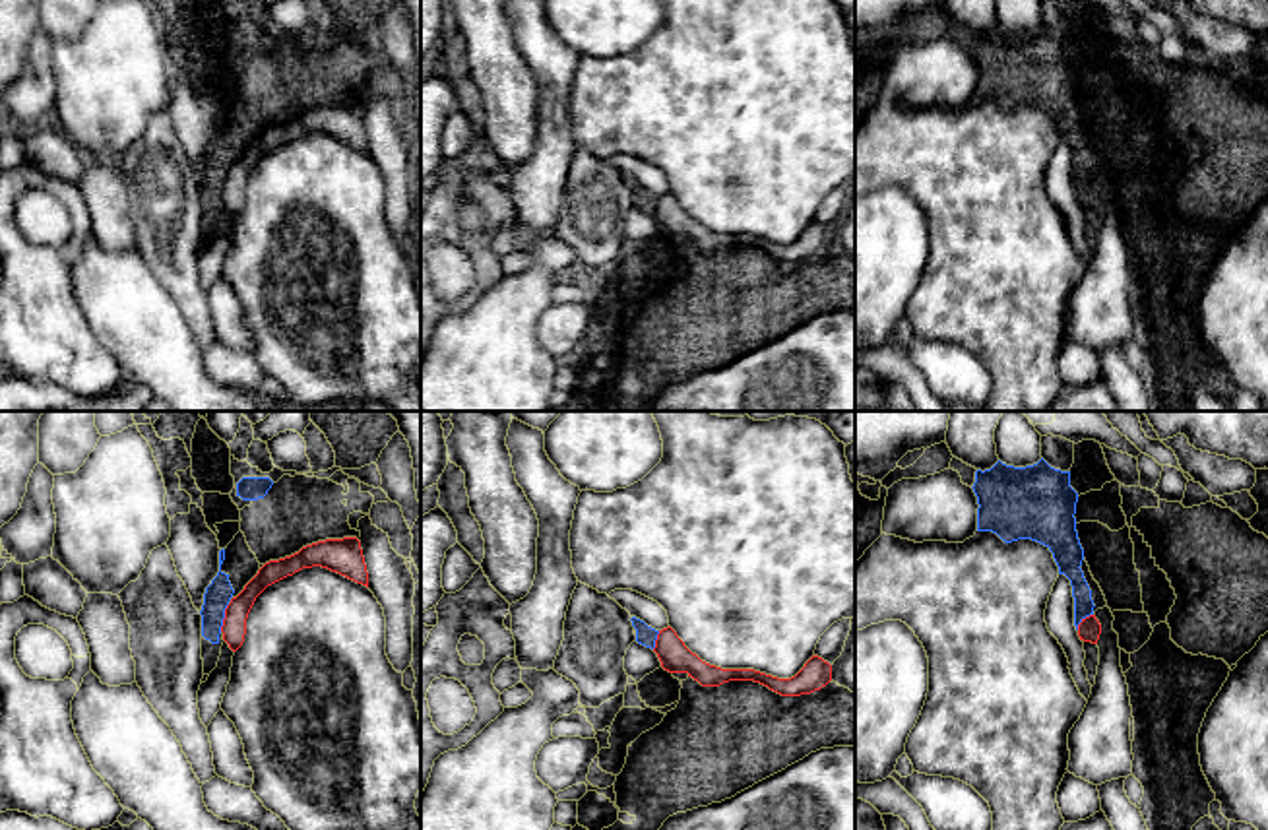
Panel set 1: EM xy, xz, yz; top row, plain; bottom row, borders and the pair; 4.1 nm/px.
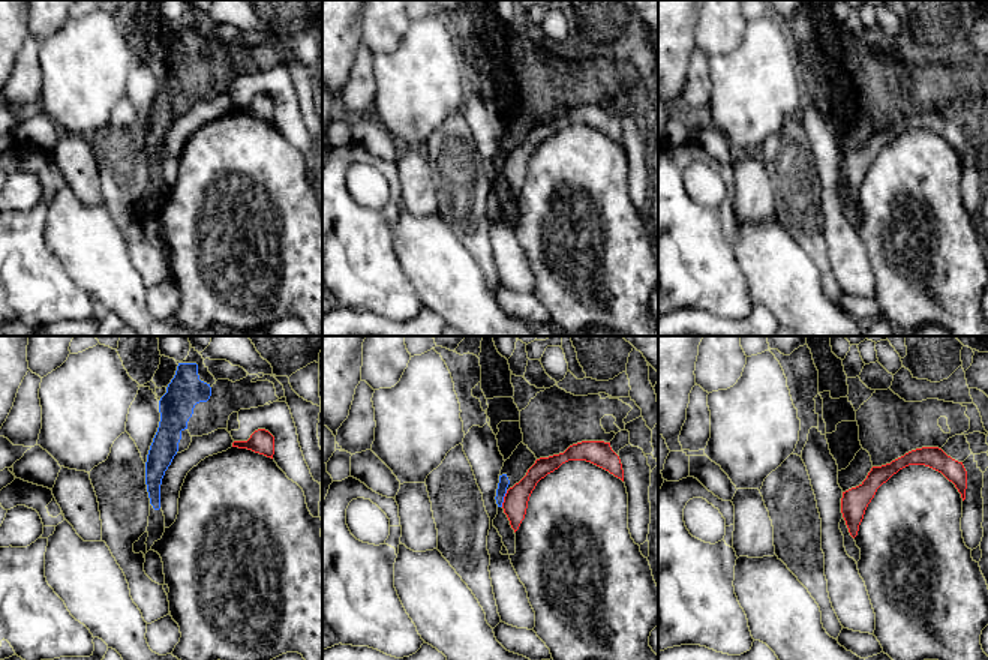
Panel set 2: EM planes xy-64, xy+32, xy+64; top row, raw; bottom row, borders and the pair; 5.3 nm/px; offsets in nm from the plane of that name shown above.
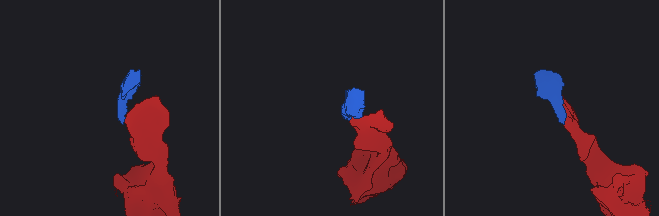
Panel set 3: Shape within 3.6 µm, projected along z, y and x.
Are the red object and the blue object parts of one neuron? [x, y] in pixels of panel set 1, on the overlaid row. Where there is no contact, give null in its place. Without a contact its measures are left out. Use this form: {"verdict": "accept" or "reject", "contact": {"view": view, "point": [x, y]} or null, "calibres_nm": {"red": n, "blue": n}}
{"verdict": "reject", "contact": {"view": "xy", "point": [225, 617]}, "calibres_nm": {"red": 100, "blue": 110}}

